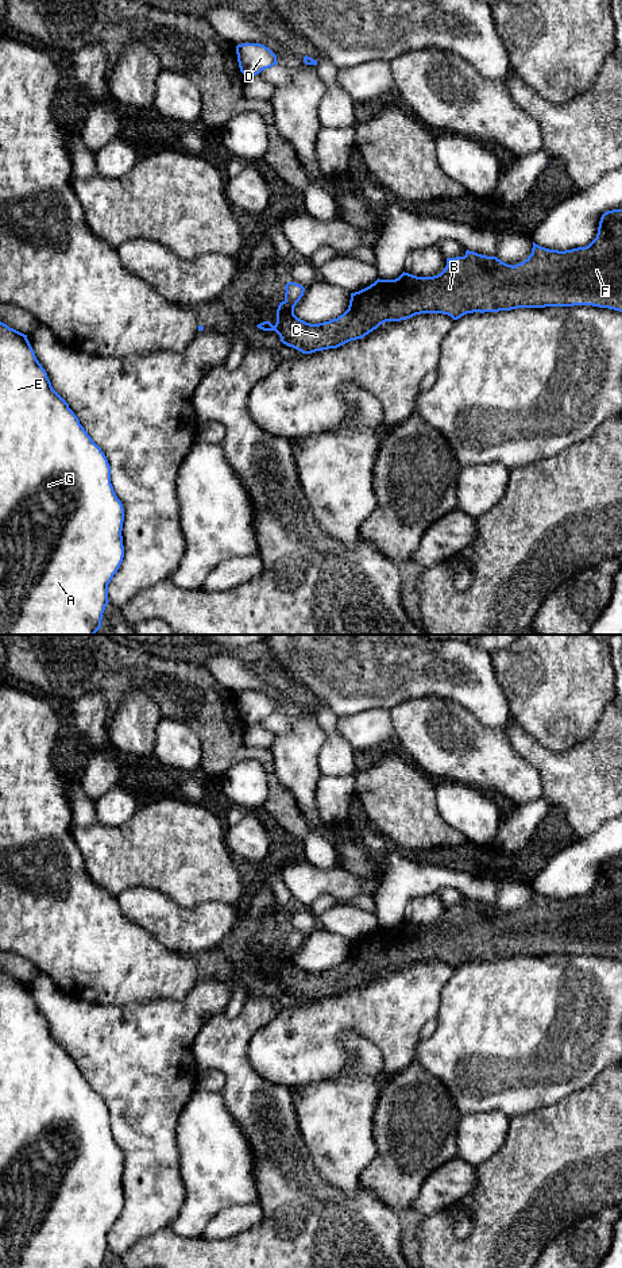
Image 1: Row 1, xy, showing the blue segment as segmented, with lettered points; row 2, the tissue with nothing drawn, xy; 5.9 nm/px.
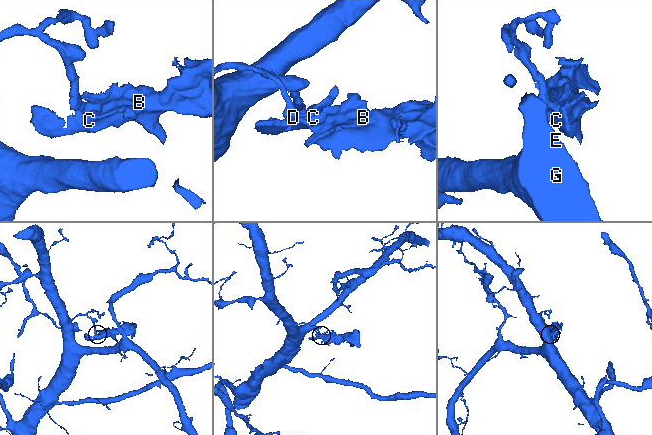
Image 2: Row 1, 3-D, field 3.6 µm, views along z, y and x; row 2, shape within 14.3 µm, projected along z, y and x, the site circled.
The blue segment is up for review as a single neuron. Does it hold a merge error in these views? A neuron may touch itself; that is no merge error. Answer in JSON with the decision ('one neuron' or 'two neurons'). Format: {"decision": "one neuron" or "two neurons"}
{"decision": "two neurons"}

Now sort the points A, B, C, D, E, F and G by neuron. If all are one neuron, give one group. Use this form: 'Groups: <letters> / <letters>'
Groups: A D E G / B C F

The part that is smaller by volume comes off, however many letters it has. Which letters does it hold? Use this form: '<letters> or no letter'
B, C, F

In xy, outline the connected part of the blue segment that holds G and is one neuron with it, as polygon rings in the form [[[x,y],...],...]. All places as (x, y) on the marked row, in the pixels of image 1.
[[[0,321],[0,635],[94,635],[108,605],[108,585],[123,558],[124,508],[111,483],[111,466],[69,404],[53,389],[27,335]]]

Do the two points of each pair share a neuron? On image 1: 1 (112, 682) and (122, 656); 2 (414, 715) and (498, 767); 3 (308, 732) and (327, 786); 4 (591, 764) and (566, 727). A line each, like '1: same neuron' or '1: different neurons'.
1: same neuron
2: same neuron
3: different neurons
4: different neurons

